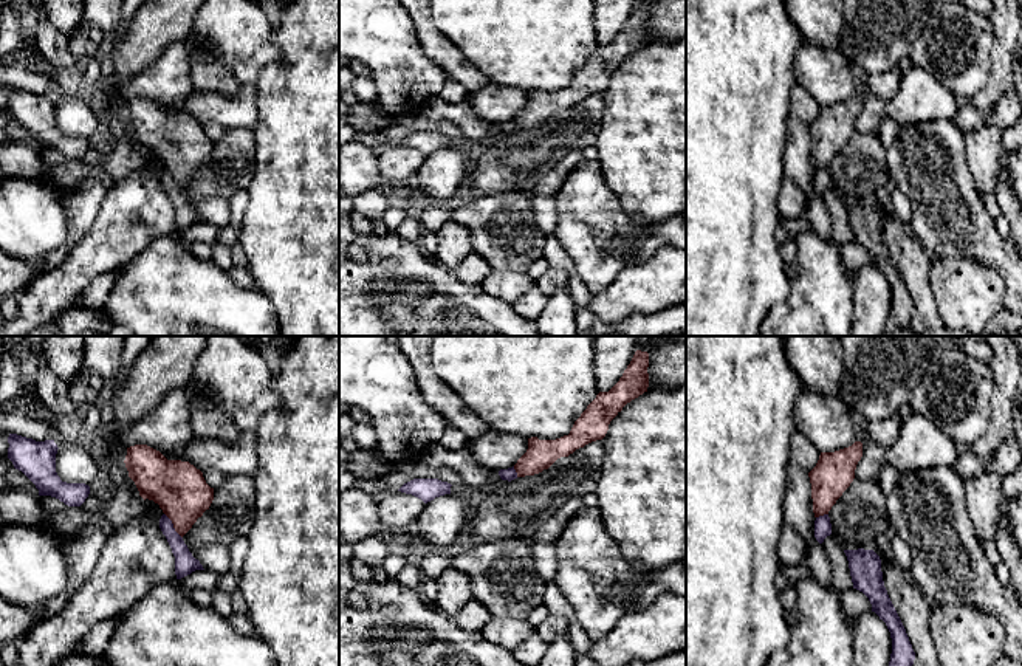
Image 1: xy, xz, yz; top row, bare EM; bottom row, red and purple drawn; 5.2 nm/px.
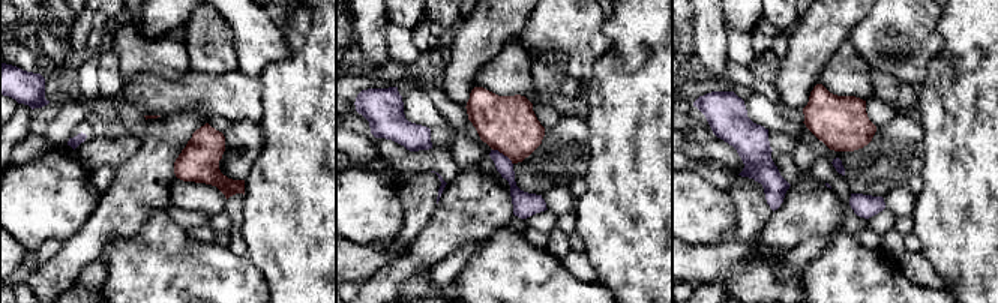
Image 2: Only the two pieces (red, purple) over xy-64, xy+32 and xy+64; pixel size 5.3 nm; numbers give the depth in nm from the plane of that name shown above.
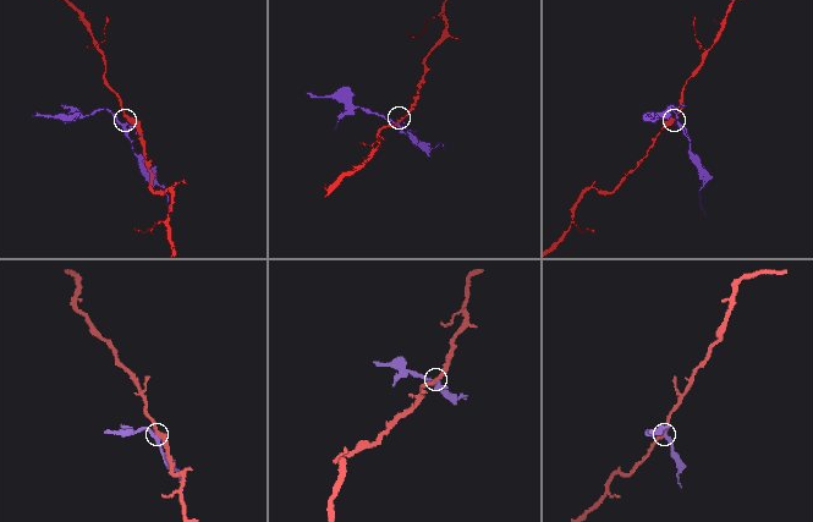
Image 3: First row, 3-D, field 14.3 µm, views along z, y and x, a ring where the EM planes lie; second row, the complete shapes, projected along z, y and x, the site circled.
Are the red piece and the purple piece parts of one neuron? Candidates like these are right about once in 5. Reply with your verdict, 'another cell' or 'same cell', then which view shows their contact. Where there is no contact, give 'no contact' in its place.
another cell; contact in xy

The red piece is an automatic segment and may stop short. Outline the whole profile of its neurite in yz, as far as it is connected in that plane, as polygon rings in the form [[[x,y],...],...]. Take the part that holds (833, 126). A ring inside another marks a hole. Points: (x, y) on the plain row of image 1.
[[[861,94],[835,105],[821,105],[816,119],[808,125],[815,170],[828,167],[836,153],[850,139],[861,110]]]

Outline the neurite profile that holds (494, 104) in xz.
[[[489,84],[468,96],[475,115],[489,122],[513,121],[528,102],[528,91]]]

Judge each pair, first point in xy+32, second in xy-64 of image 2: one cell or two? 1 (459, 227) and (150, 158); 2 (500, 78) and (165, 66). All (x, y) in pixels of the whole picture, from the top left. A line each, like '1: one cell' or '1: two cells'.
1: one cell
2: one cell

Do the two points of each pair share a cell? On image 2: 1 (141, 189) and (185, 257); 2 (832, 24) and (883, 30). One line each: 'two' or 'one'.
1: two
2: two

